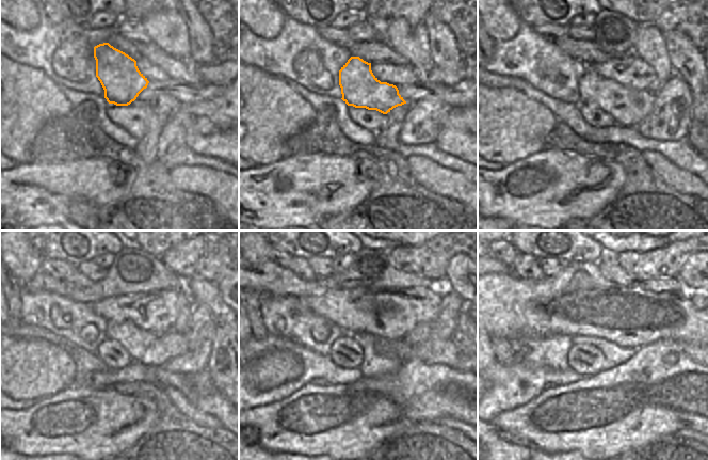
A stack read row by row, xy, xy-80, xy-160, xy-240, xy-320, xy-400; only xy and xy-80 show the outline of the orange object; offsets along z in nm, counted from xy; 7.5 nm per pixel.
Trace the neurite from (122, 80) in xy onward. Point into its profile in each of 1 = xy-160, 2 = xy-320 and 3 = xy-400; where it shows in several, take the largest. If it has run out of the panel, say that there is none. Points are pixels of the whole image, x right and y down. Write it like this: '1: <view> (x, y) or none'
1: xy-160 (628, 108)
2: xy-320 (433, 351)
3: xy-400 (694, 351)

